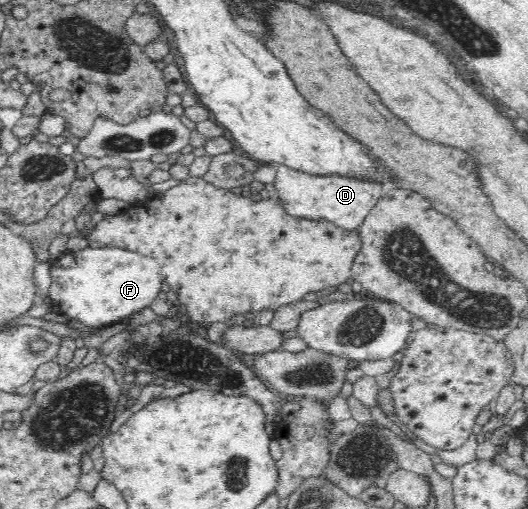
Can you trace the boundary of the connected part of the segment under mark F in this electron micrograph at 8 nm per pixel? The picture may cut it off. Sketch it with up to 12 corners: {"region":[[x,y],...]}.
{"region":[[118,247],[48,261],[56,311],[108,325],[160,291],[154,263]]}

